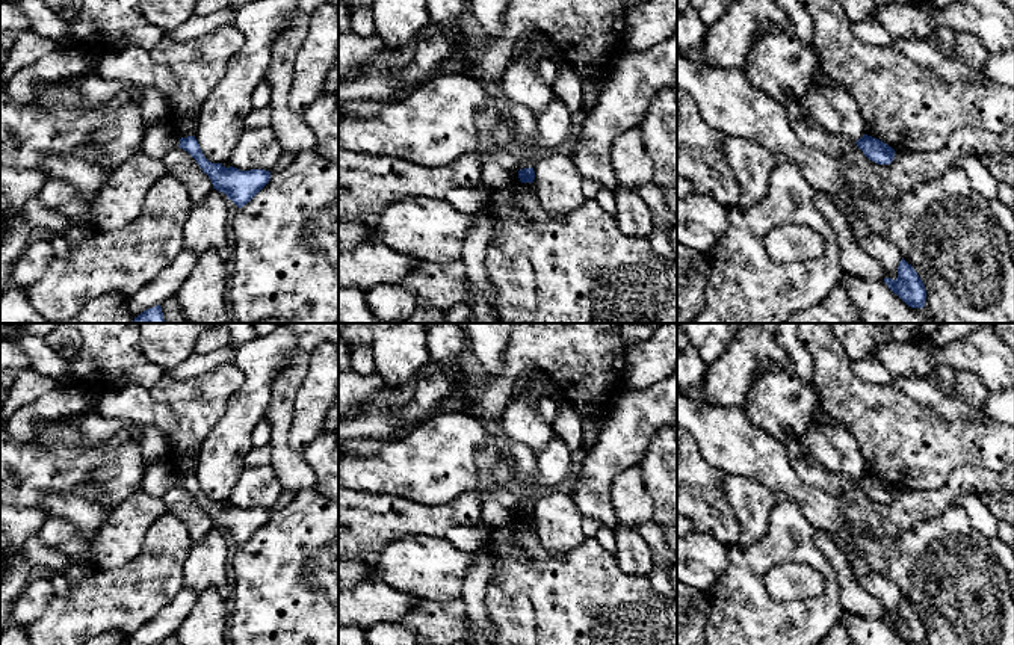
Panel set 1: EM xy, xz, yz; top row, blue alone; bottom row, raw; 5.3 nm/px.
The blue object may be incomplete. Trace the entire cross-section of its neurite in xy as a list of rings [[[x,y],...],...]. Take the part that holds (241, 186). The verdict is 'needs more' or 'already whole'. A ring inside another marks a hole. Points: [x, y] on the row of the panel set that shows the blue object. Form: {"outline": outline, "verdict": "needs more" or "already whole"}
{"outline": [[[195,136],[181,137],[178,147],[196,160],[212,180],[213,189],[225,193],[239,208],[248,204],[271,180],[271,172],[264,169],[240,171],[209,162]]], "verdict": "already whole"}

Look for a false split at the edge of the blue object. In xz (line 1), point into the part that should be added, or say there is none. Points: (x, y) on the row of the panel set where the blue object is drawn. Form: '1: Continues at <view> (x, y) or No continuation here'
1: No continuation here

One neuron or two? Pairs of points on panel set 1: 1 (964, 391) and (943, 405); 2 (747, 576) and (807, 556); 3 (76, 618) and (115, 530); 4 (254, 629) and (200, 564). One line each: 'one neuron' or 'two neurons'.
1: two neurons
2: one neuron
3: two neurons
4: two neurons

